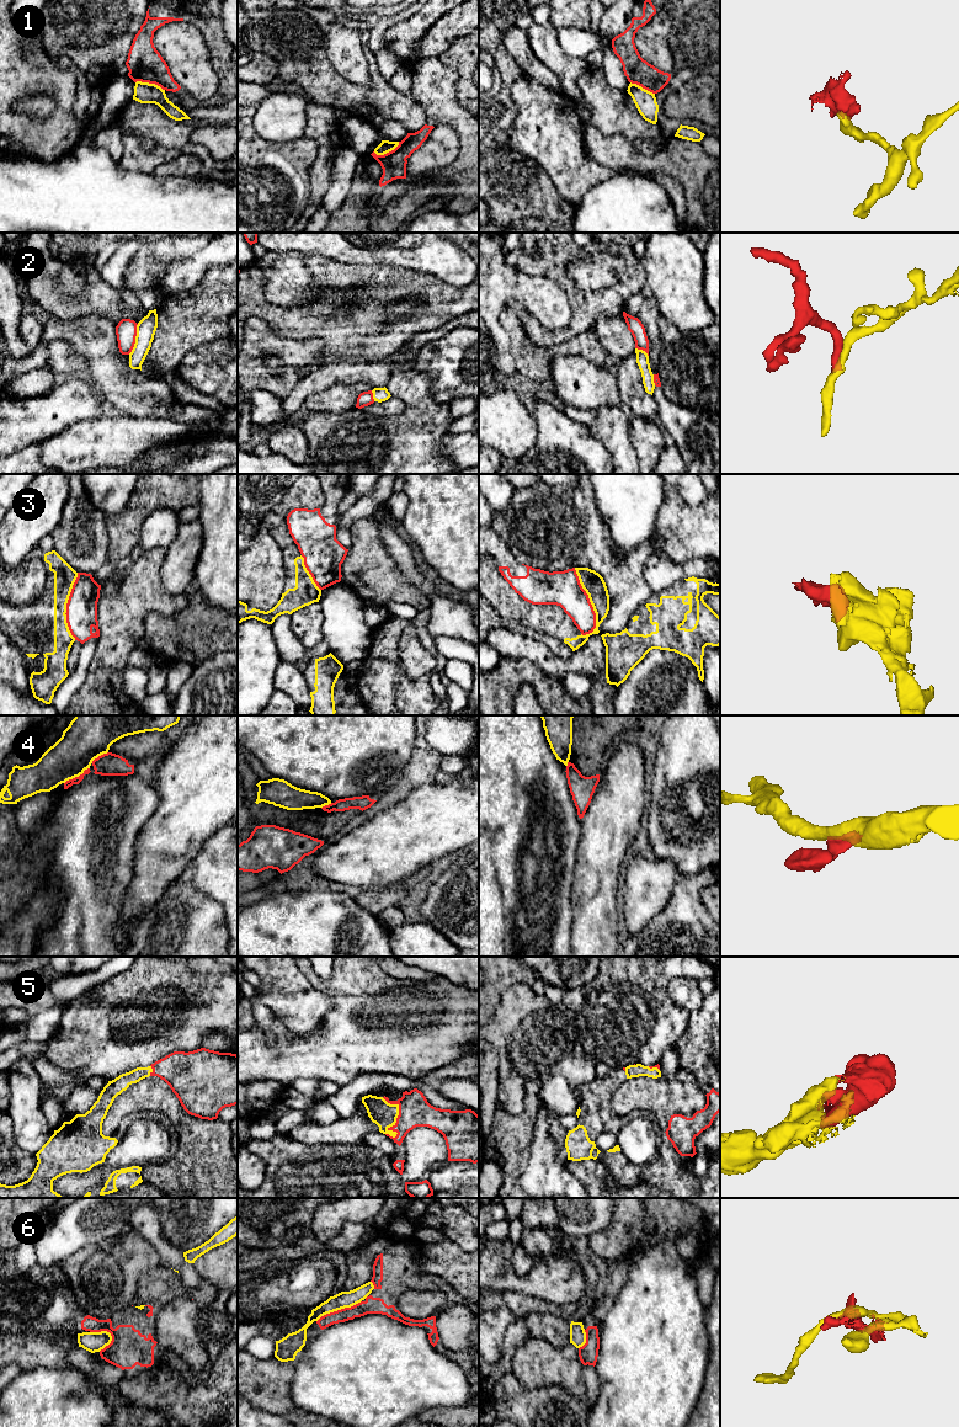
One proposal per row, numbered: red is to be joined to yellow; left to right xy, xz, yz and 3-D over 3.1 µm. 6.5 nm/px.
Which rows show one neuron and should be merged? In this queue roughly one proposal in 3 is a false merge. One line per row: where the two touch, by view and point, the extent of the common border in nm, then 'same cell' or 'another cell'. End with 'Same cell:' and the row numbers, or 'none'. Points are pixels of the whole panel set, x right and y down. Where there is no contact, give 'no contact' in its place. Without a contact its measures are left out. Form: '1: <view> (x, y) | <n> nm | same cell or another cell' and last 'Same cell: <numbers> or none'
1: xy (150, 84) | 200 nm | another cell
2: xy (136, 339) | 220 nm | another cell
3: yz (591, 603) | 460 nm | another cell
4: xy (76, 776) | 200 nm | another cell
5: xz (398, 1114) | 280 nm | same cell
6: xz (339, 1309) | 320 nm | another cell
Same cell: 5

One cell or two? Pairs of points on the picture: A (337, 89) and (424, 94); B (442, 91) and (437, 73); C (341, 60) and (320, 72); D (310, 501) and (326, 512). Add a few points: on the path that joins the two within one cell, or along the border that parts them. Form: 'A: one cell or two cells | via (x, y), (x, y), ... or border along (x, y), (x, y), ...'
A: two cells | border along (409, 95), (421, 108), (426, 120)
B: one cell | via (437, 86), (437, 78)
C: two cells | border along (326, 37), (326, 57), (330, 64), (353, 84)
D: two cells | border along (321, 486), (324, 502), (319, 507)

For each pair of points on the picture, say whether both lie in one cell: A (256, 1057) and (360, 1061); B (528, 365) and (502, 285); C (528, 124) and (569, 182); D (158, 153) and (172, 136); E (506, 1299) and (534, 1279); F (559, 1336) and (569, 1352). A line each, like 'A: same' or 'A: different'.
A: same
B: different
C: same
D: different
E: different
F: different

